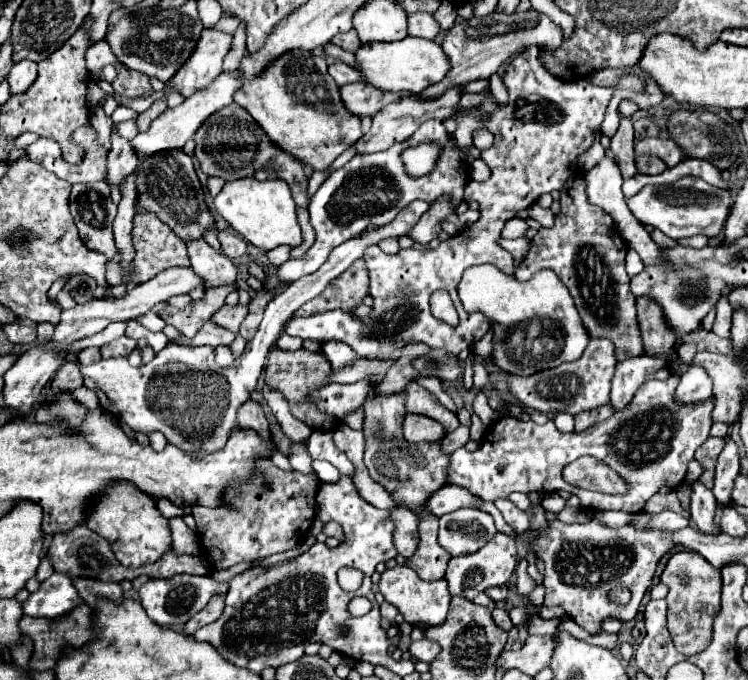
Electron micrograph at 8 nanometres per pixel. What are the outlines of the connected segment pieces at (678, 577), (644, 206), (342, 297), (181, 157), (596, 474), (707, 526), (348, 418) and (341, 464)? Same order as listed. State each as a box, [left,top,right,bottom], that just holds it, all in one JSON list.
[[660,550,722,656],[628,176,732,240],[294,258,368,316],[138,150,214,240],[564,456,628,494],[690,480,716,534],[344,406,364,430],[308,432,354,474]]

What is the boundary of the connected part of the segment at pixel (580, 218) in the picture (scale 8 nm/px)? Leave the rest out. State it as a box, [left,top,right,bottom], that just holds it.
[514,172,644,356]

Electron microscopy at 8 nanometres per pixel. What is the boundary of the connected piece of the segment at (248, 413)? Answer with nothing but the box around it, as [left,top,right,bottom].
[238,400,270,440]

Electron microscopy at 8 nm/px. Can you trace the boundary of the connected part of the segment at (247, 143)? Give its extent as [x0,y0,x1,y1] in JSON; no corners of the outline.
[194,102,308,198]

